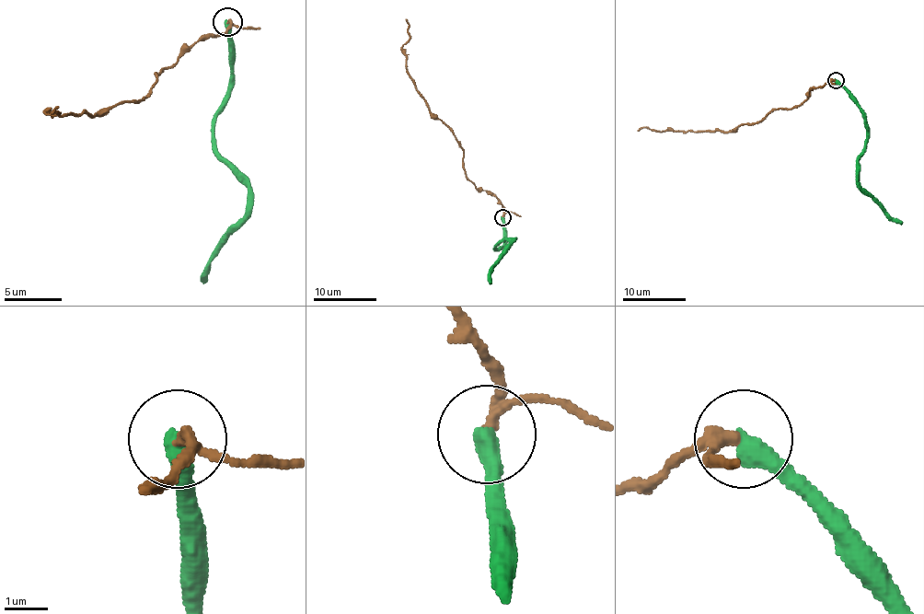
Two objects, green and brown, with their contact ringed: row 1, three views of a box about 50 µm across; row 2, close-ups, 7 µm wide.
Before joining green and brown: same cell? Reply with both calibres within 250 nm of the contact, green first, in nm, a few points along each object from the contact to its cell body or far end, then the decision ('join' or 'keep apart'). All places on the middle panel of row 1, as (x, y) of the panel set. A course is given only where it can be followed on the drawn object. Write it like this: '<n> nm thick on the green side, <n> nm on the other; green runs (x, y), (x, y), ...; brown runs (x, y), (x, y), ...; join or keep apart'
500 nm thick on the green side, 200 nm on the other; green runs (502, 217), (504, 244), (495, 248), (504, 239), (513, 241), (490, 272), (489, 283); brown runs (502, 215), (493, 195), (467, 177), (456, 135), (429, 109), (407, 69), (405, 18); keep apart

